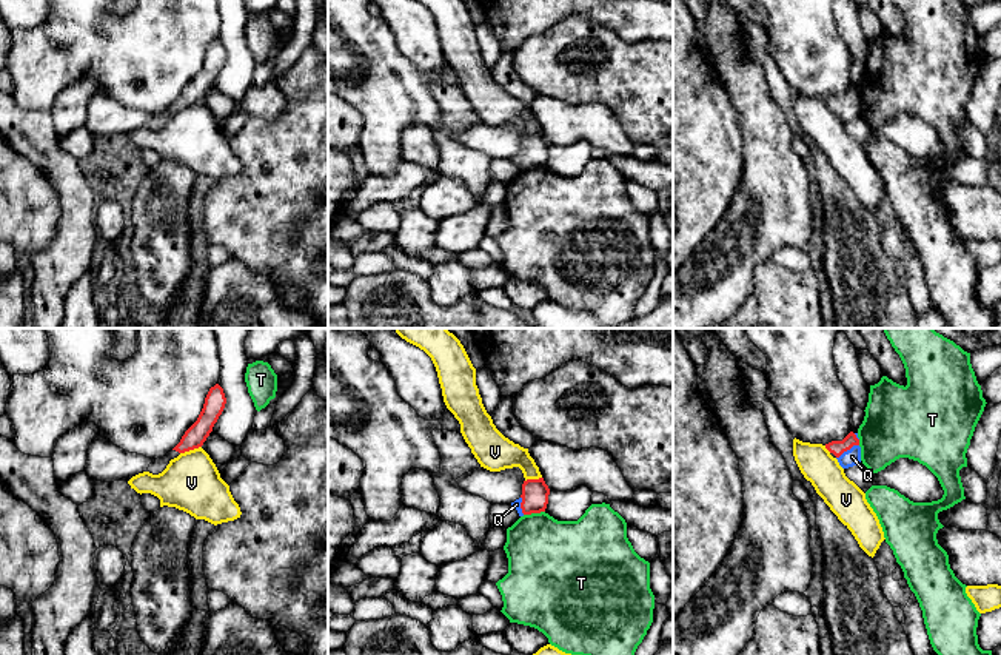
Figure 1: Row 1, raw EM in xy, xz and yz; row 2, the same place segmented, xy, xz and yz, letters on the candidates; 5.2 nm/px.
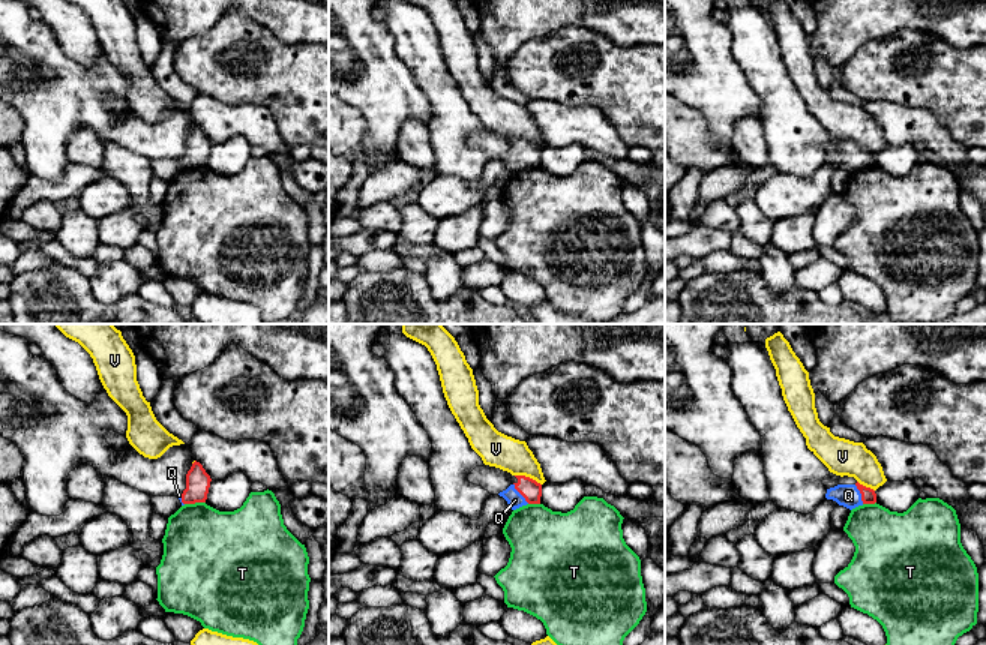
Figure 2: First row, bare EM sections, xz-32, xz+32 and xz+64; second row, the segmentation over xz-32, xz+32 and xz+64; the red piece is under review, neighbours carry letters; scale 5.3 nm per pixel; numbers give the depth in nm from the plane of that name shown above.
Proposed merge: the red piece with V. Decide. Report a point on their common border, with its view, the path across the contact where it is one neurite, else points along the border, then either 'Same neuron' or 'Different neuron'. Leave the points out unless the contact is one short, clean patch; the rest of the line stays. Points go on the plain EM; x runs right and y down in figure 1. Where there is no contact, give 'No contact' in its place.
Touches red at xy (190, 104). Boundary: xy (200, 100), (180, 108). Different neuron

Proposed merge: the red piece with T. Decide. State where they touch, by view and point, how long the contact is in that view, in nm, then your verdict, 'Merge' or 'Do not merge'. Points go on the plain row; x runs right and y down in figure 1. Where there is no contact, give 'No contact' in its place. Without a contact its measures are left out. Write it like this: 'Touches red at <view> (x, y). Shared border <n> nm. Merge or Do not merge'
Touches red at xz (533, 167). Shared border 110 nm. Do not merge

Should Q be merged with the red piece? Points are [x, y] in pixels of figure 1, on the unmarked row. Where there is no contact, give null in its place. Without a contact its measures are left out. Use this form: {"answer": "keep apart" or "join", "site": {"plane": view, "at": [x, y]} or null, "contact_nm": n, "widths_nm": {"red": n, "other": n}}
{"answer": "join", "site": {"plane": "yz", "at": [847, 104]}, "contact_nm": 140, "widths_nm": {"red": 80, "other": 90}}

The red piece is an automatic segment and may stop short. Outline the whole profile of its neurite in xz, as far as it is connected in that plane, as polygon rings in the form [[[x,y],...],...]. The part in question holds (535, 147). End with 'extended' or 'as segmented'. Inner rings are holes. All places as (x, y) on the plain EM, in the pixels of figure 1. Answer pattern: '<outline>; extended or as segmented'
[[[544,133],[527,134],[522,139],[522,149],[511,157],[519,171],[545,166],[548,159],[550,143]]]; extended

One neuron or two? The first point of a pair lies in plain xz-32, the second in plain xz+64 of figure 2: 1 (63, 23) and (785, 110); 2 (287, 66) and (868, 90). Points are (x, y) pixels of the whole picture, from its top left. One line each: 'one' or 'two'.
1: one
2: one

